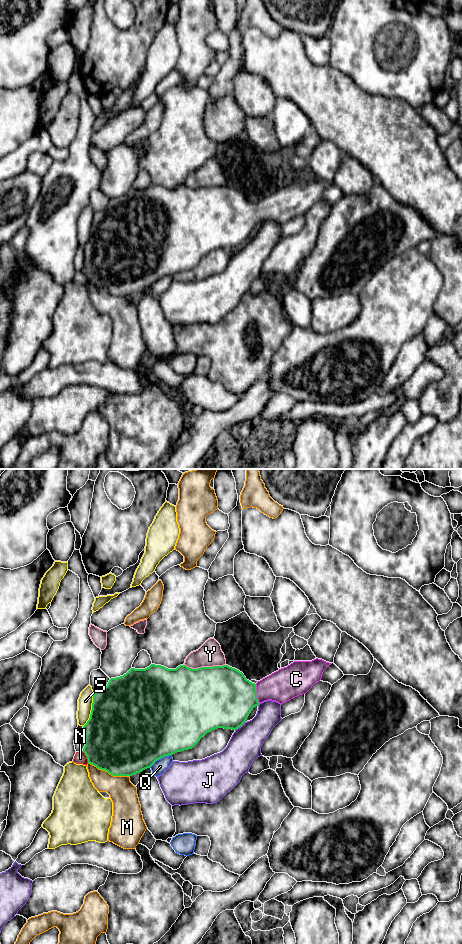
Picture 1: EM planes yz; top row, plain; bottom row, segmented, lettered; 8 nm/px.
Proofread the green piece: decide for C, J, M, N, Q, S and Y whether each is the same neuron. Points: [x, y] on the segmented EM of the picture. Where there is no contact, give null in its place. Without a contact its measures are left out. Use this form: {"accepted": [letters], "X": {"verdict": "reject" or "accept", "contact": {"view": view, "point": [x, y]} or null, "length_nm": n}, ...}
{"accepted": ["C"], "C": {"verdict": "accept", "contact": {"view": "yz", "point": [256, 693]}, "length_nm": 160}, "J": {"verdict": "reject", "contact": {"view": "yz", "point": [240, 726]}, "length_nm": 120}, "M": {"verdict": "reject", "contact": {"view": "yz", "point": [109, 773]}, "length_nm": 360}, "N": {"verdict": "reject", "contact": {"view": "yz", "point": [87, 757]}, "length_nm": 110}, "Q": {"verdict": "reject", "contact": {"view": "yz", "point": [160, 758]}, "length_nm": 220}, "S": {"verdict": "reject", "contact": {"view": "yz", "point": [91, 710]}, "length_nm": 280}, "Y": {"verdict": "reject", "contact": {"view": "yz", "point": [205, 667]}, "length_nm": 340}}

